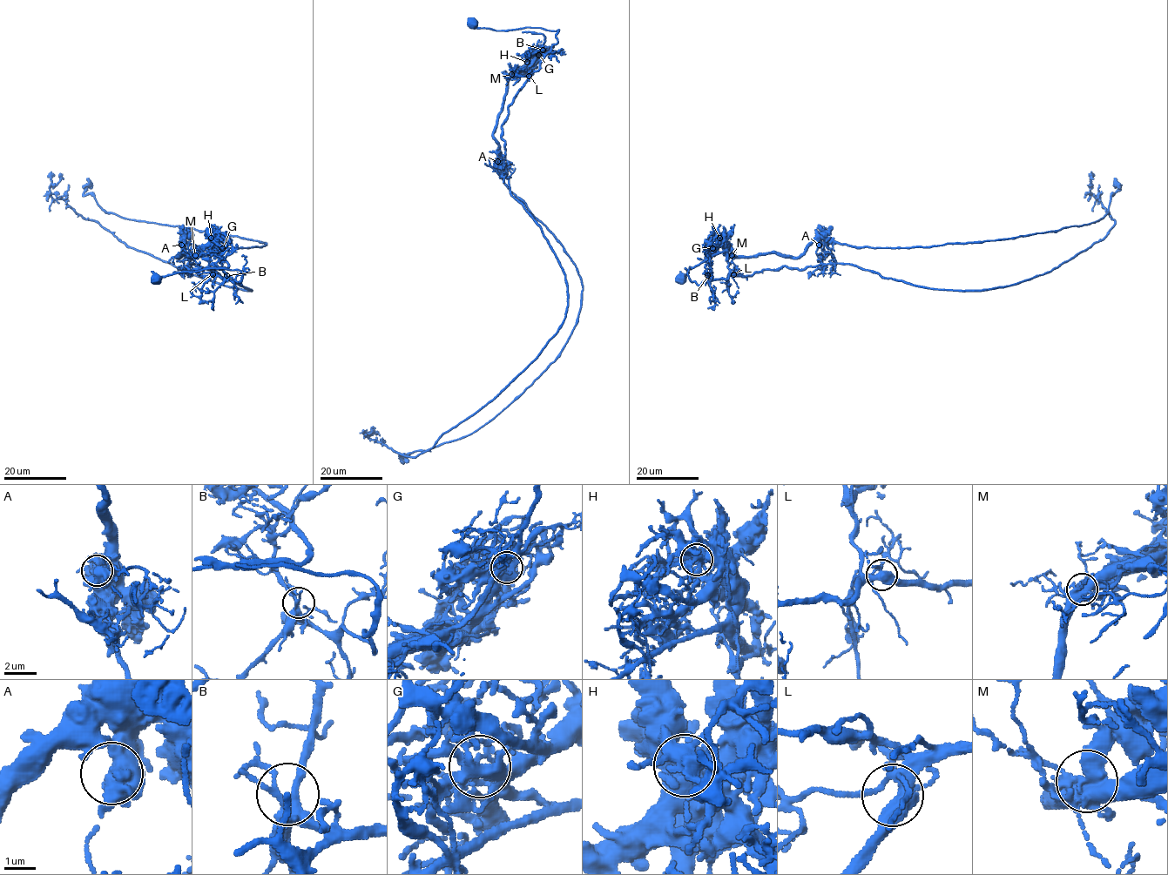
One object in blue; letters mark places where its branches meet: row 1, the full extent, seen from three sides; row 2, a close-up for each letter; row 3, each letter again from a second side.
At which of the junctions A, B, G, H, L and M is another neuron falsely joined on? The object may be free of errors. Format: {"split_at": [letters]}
{"split_at": ["M"]}

